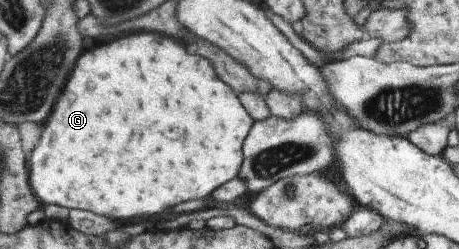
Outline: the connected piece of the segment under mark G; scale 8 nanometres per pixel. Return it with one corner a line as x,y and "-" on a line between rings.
133,32
127,36
121,36
107,44
96,44
85,50
78,60
79,66
71,72
71,78
57,101
55,110
46,120
38,145
33,149
30,164
30,182
34,193
40,198
42,204
59,204
71,209
83,209
86,211
99,212
105,216
111,216
113,220
135,220
135,218
149,218
159,216
165,210
196,198
204,199
212,196
215,189
225,185
231,179
237,179
239,169
244,161
244,145
251,129
254,128
255,120
250,111
243,106
242,99
231,86
227,86
219,74
215,72
215,66
197,54
191,54
187,46
181,40
173,40
169,36
161,36
155,32

